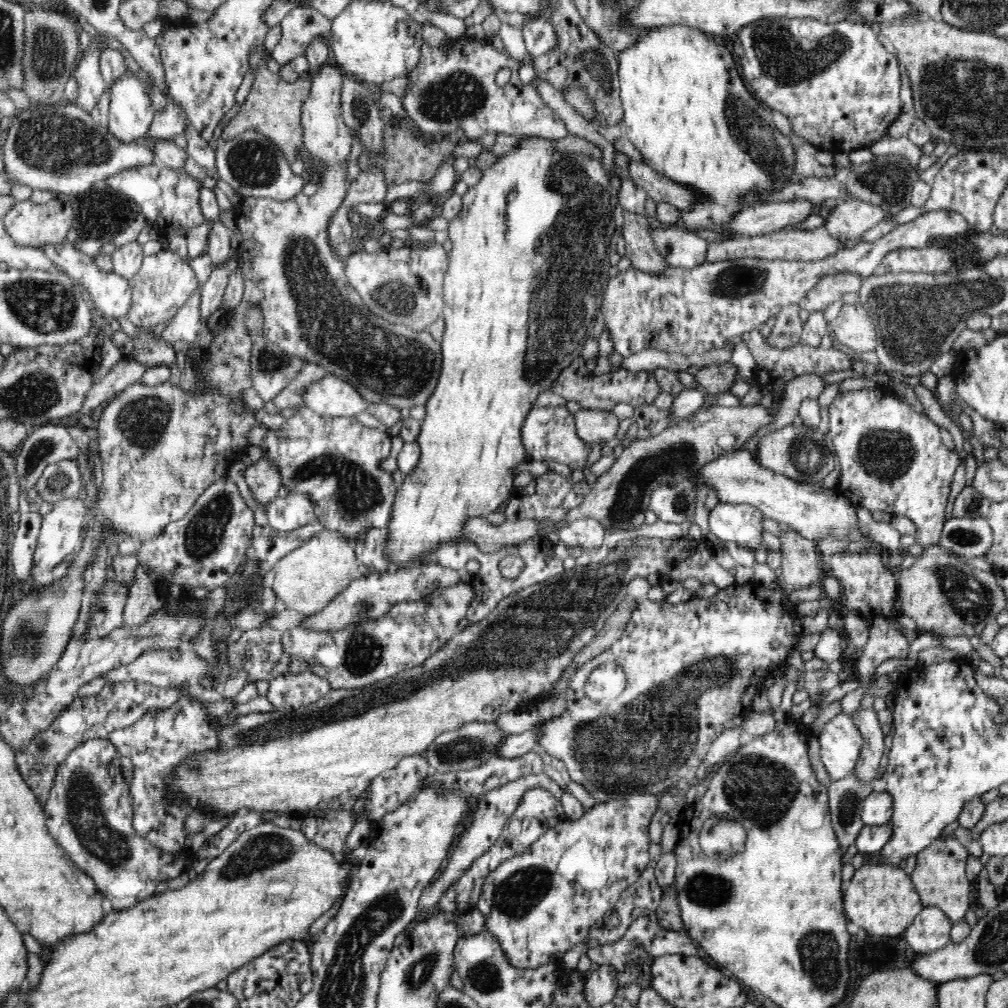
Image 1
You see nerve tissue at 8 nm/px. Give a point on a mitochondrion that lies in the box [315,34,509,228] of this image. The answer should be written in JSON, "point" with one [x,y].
{"point":[459,95]}

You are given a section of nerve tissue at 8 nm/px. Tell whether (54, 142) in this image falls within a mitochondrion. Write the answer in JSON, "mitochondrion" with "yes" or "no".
{"mitochondrion":"yes"}

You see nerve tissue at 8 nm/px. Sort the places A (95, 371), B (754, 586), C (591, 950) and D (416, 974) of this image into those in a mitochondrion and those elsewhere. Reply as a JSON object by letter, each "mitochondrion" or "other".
{"A":"other","B":"other","C":"other","D":"mitochondrion"}

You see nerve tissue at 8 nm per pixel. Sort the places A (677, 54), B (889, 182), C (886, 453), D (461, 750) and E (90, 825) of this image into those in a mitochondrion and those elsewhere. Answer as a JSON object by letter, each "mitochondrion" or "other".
{"A":"other","B":"mitochondrion","C":"mitochondrion","D":"mitochondrion","E":"mitochondrion"}

